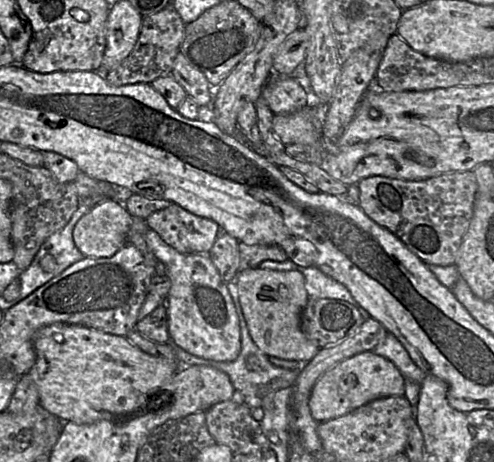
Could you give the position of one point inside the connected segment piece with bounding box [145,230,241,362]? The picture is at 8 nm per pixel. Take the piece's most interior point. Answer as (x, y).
(203, 321)

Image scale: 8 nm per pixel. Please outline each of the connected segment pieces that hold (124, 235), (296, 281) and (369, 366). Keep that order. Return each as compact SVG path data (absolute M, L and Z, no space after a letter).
M103 200L76 224L73 240L84 257L107 258L128 244L132 216L123 203Z
M249 269L236 276L240 306L257 347L267 356L306 363L312 360L319 347L300 329L300 316L309 295L304 276L299 271Z
M372 351L344 359L328 369L314 384L307 403L317 423L344 416L374 400L404 396L406 379L388 359Z

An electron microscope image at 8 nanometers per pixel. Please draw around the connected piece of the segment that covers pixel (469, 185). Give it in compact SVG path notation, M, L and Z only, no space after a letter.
M473 170L420 181L371 176L359 181L357 186L357 205L376 224L399 238L413 254L427 265L455 265L476 198L477 177Z

